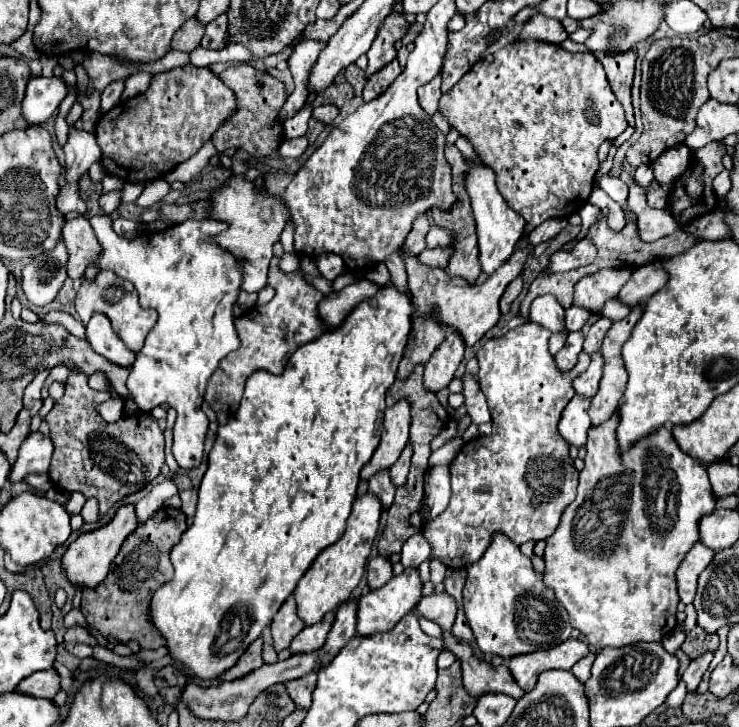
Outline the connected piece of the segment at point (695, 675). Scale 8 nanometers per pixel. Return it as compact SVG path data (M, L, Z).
M712 651L702 653L702 655L700 655L698 659L694 659L694 661L690 663L690 667L682 673L682 681L686 683L686 687L688 687L690 693L696 691L696 687L698 687L702 675L704 675L704 671L708 669L708 665L710 665L710 661L712 661L712 655L714 655Z

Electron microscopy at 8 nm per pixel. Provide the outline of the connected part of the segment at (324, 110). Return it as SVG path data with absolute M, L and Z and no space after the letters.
M322 105L322 107L314 107L312 117L316 117L318 121L330 125L336 117L338 117L338 107L336 105Z

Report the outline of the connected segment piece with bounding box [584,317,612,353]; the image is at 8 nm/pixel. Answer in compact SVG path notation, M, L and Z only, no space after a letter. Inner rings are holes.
M600 317L600 319L590 327L590 331L588 331L588 335L586 335L586 341L584 341L584 351L586 351L586 353L594 353L594 351L600 349L602 341L604 341L608 329L610 329L610 325L612 325L612 321L610 321L608 317Z

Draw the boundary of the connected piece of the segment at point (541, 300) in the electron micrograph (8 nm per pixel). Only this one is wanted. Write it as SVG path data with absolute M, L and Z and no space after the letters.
M540 295L530 307L530 321L546 327L550 333L564 333L564 309L554 295Z

